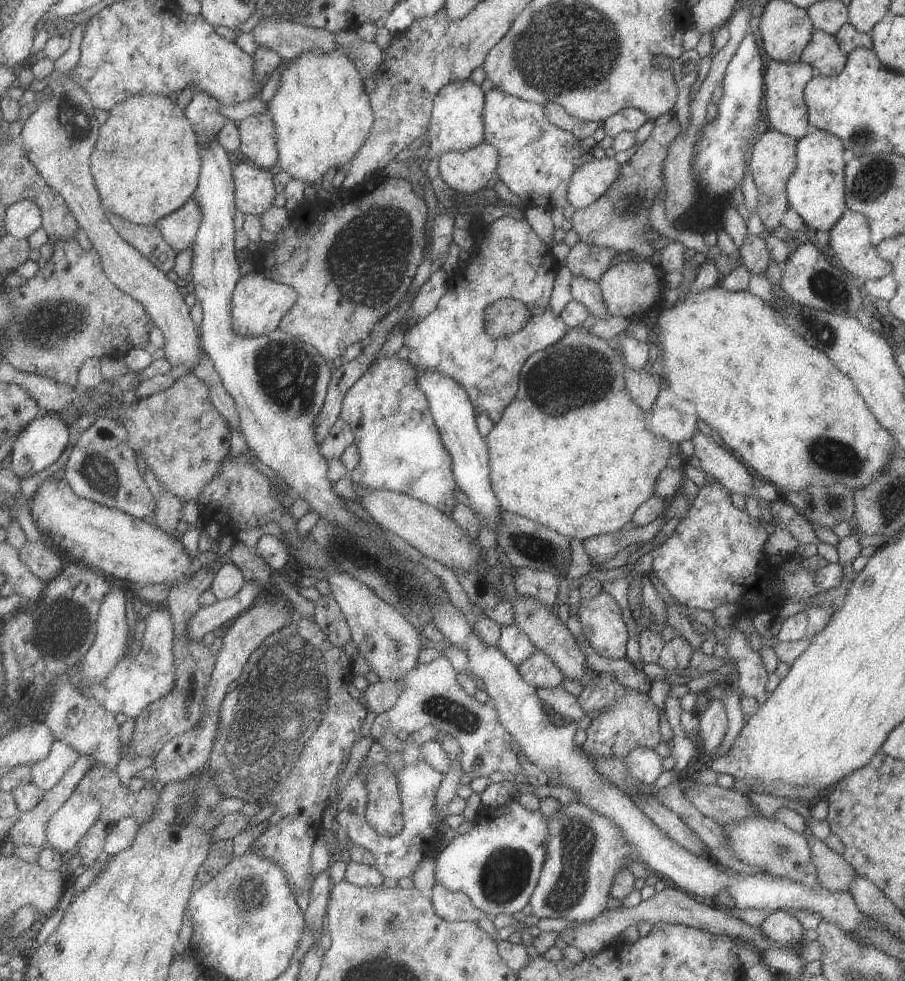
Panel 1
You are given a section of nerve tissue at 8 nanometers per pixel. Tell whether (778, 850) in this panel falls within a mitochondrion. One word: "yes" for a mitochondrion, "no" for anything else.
yes

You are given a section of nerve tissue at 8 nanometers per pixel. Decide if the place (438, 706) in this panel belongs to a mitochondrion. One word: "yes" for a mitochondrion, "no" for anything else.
yes

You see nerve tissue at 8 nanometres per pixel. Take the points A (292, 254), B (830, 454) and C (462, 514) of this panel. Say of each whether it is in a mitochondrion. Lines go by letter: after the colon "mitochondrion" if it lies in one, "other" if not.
A: other
B: mitochondrion
C: other

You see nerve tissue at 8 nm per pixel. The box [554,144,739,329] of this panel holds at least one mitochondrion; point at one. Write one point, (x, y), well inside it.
(638, 197)

